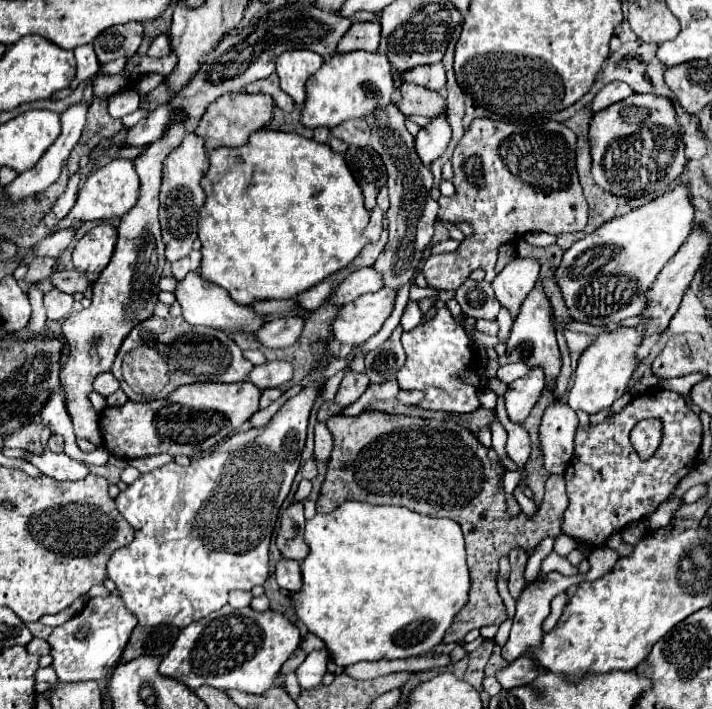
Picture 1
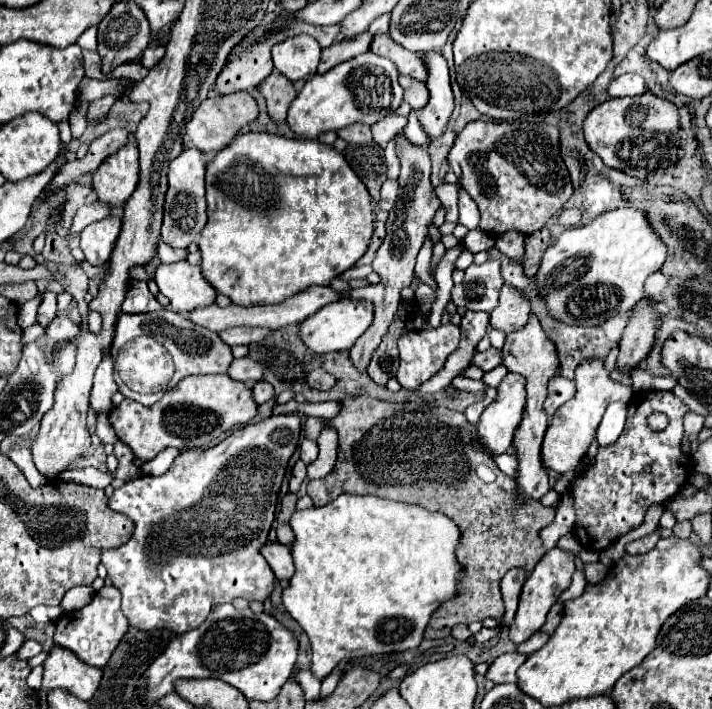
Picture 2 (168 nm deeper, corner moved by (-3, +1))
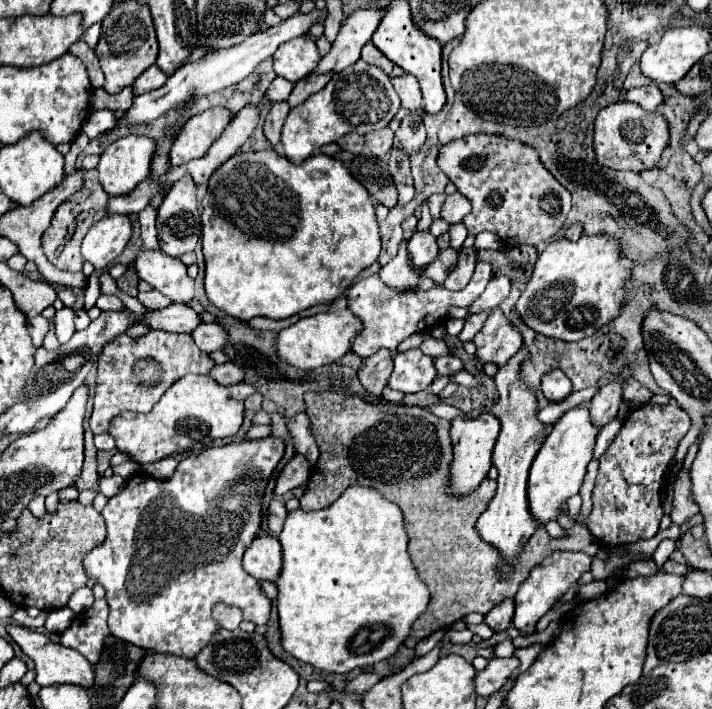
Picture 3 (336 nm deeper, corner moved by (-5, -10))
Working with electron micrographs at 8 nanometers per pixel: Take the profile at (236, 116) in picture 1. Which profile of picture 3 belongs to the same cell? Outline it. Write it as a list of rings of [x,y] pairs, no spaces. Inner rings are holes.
[[[210,108],[202,114],[192,116],[176,134],[176,140],[170,148],[170,166],[186,164],[194,158],[200,158],[206,154],[210,144],[220,138],[228,122],[232,120],[232,112],[226,108]]]

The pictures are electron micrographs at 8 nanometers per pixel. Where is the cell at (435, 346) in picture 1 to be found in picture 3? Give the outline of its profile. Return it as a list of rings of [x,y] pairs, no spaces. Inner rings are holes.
[[[420,348],[398,352],[394,356],[394,370],[390,374],[388,388],[400,390],[404,394],[420,392],[432,384],[434,374],[436,374],[434,358],[422,354]]]

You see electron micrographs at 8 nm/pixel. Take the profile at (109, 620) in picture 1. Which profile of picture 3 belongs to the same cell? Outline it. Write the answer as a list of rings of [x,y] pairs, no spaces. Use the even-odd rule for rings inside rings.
[[[96,600],[92,608],[78,614],[68,626],[68,630],[62,632],[60,644],[78,650],[90,664],[96,664],[100,660],[104,638],[110,634],[106,618],[108,618],[106,600]]]

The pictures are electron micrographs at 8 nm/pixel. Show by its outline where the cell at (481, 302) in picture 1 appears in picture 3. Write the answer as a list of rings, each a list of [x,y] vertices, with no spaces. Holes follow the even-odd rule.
[[[498,276],[488,282],[488,288],[472,302],[470,314],[476,312],[490,312],[494,310],[510,292],[510,278],[508,276]]]

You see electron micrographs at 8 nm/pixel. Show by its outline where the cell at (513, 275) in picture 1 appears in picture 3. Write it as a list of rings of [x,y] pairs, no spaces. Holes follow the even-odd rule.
[[[498,308],[490,312],[488,320],[472,342],[476,344],[476,358],[484,364],[492,362],[498,368],[504,366],[522,348],[520,332],[510,326]]]

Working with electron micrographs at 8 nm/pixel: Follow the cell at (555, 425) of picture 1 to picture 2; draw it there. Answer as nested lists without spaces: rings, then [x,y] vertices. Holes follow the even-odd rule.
[[[558,375],[554,379],[550,379],[548,383],[548,397],[544,401],[544,411],[548,417],[554,415],[554,411],[558,411],[568,399],[574,397],[574,381]]]

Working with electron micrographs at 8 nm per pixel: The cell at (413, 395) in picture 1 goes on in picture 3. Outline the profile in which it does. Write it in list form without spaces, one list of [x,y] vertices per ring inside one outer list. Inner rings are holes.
[[[484,312],[468,314],[468,316],[466,316],[466,320],[464,320],[464,328],[462,328],[460,336],[458,336],[458,338],[460,338],[460,342],[468,342],[468,340],[472,340],[472,338],[476,336],[476,332],[482,328],[482,324],[484,324],[486,316],[488,316],[488,314],[484,314]]]

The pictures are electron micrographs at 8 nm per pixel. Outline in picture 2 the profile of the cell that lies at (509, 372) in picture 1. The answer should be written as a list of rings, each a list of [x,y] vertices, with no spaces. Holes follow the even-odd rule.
[[[490,347],[490,349],[484,351],[484,353],[476,353],[476,355],[474,355],[474,365],[478,365],[478,367],[484,369],[484,371],[490,371],[490,369],[494,369],[494,367],[500,367],[500,365],[502,365],[502,349]]]

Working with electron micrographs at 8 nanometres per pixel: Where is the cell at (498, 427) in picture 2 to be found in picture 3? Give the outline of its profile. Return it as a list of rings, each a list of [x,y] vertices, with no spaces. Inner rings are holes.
[[[480,414],[476,418],[456,416],[450,422],[450,436],[452,436],[452,450],[454,458],[450,464],[450,480],[446,484],[446,494],[460,498],[464,494],[470,494],[478,488],[478,484],[486,478],[490,466],[492,466],[492,448],[496,444],[496,438],[500,434],[500,422],[494,416]]]

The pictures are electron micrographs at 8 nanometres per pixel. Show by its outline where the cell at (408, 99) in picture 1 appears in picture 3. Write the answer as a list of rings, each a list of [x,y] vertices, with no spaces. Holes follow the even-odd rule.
[[[412,74],[394,76],[394,78],[390,78],[390,80],[392,80],[392,86],[394,86],[396,94],[400,96],[404,108],[408,108],[410,112],[422,108],[422,92],[420,92],[418,80],[416,80]]]

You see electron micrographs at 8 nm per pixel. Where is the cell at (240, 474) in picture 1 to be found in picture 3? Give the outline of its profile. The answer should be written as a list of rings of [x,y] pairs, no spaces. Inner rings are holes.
[[[280,438],[242,440],[218,448],[208,448],[180,460],[168,480],[156,480],[144,472],[126,480],[120,494],[108,498],[102,510],[108,534],[102,544],[84,554],[84,570],[106,590],[110,608],[108,628],[112,636],[136,644],[138,648],[194,658],[218,632],[212,606],[224,602],[242,610],[242,618],[262,626],[270,618],[270,600],[260,592],[260,582],[242,568],[242,554],[262,526],[262,496],[270,474],[284,454]]]

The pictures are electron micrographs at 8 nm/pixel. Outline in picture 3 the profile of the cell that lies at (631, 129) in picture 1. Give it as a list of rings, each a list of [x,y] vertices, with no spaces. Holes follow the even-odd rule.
[[[620,100],[598,112],[594,122],[594,150],[602,166],[612,170],[642,172],[656,168],[668,146],[668,122],[660,112],[646,112],[636,102]]]

